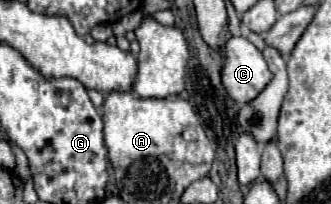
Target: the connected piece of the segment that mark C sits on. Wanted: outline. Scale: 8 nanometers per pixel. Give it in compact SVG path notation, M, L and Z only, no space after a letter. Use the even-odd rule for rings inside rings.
M231 36L225 44L221 78L229 96L239 104L247 104L271 82L271 70L263 54L247 38Z

